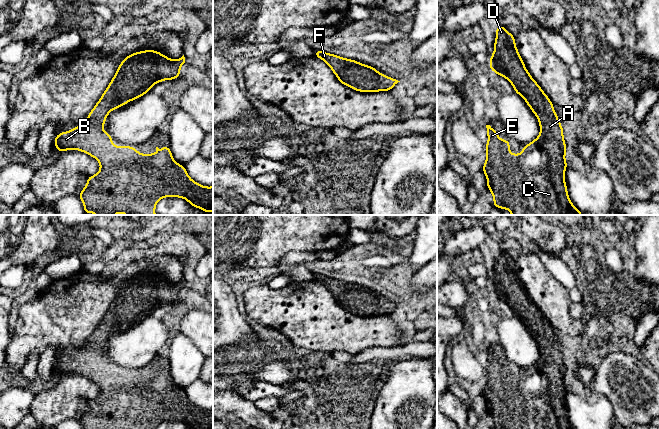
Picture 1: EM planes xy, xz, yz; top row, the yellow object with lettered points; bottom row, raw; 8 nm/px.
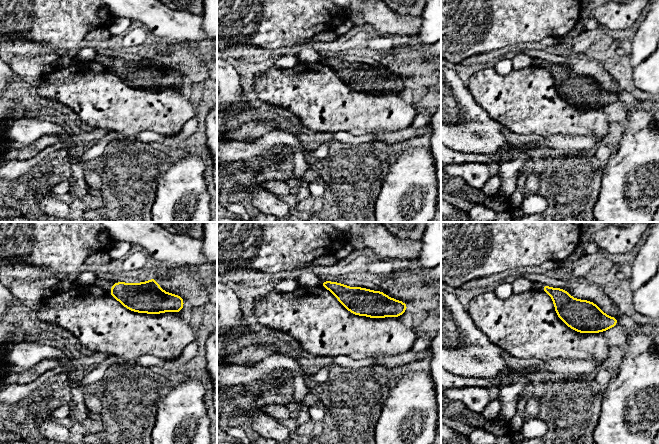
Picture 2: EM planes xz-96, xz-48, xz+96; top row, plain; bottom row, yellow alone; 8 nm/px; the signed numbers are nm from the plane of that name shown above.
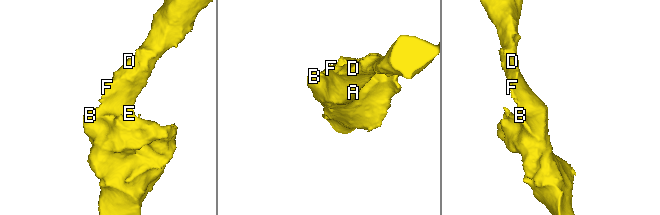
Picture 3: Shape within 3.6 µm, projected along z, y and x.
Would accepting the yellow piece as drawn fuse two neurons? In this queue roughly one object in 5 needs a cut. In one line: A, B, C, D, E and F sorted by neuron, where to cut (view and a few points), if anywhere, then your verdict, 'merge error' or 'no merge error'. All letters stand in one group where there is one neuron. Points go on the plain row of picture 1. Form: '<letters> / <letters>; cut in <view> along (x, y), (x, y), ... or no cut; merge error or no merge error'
A B C D E F; no cut; no merge error

